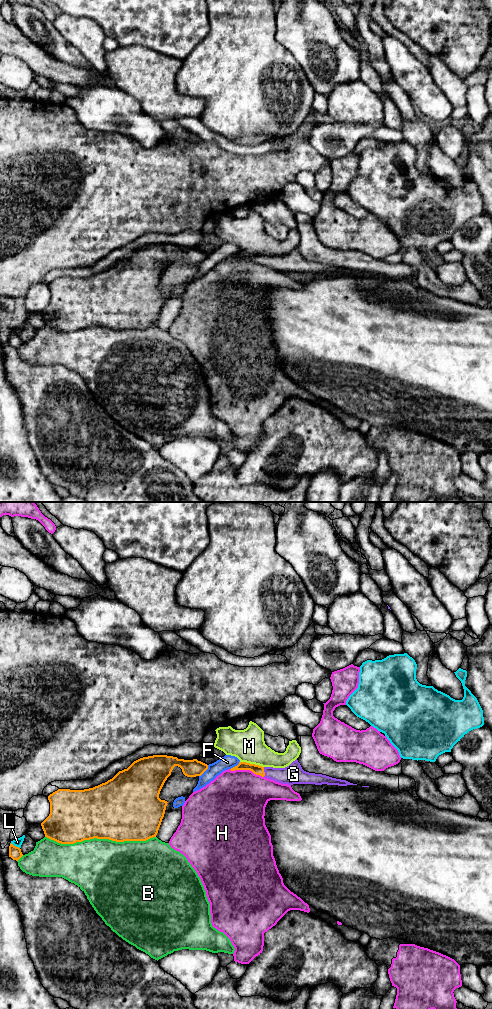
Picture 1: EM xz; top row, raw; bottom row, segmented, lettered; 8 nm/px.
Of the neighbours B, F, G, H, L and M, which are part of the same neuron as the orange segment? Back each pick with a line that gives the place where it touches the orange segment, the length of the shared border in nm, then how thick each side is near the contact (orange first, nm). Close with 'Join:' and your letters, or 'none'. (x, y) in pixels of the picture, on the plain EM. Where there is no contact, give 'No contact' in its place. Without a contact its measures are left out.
G: Touches orange at xz (264, 260). Shared border 80 nm. Thickness 80 nm (orange) against 160 nm
Join: G

